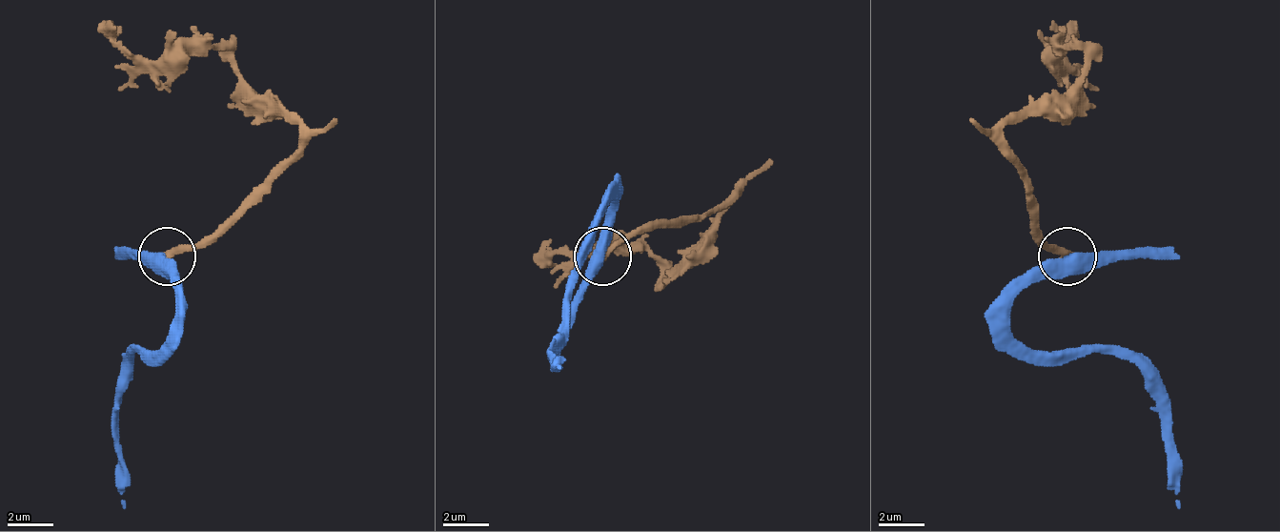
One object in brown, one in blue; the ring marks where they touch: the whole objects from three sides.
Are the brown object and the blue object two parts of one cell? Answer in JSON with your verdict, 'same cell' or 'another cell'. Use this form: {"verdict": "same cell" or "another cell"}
{"verdict": "same cell"}

